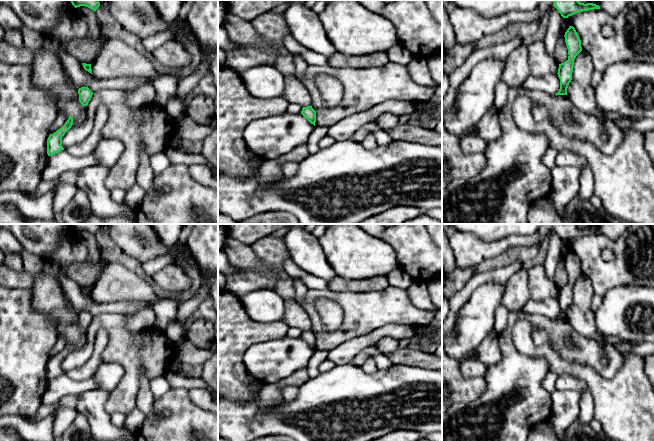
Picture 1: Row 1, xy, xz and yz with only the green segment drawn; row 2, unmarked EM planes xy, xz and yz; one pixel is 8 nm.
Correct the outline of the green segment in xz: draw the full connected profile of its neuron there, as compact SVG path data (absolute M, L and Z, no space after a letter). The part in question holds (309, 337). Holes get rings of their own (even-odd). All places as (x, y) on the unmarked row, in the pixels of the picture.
M312 330L303 331L301 338L315 350L316 346L316 335L312 332Z

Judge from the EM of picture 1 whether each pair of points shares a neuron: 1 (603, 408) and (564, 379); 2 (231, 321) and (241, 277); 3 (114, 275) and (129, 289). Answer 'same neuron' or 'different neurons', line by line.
1: different neurons
2: different neurons
3: same neuron

